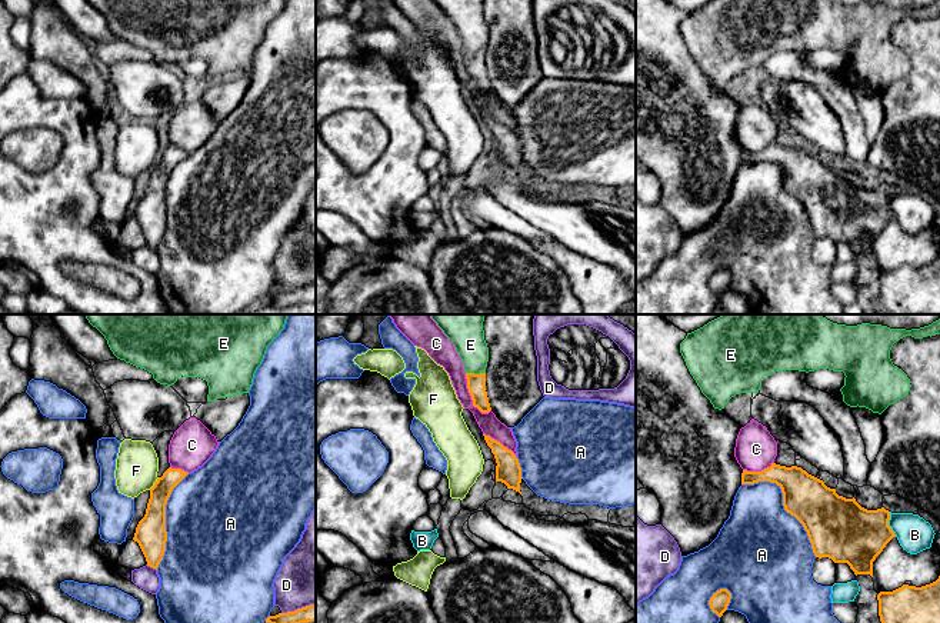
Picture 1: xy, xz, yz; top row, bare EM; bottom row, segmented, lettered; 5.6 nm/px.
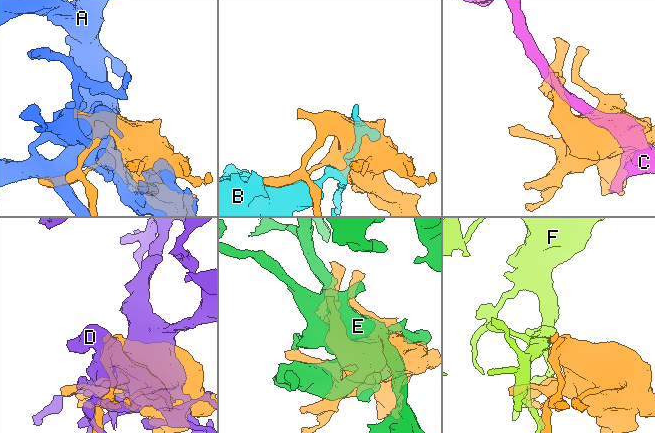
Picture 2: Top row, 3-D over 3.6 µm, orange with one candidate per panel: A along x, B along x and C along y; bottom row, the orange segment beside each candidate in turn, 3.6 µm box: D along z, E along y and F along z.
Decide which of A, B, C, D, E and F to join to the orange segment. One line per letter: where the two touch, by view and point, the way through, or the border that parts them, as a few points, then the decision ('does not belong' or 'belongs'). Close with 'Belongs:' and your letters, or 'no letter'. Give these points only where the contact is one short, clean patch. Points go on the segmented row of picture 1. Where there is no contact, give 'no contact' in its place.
A: contact yz (783, 505); does not belong
B: contact yz (887, 525); does not belong
C: contact xz (470, 395); does not belong
D: contact xy (152, 566); does not belong
E: contact xz (476, 375); way xz (476, 383), (476, 375), (474, 353), (466, 332); belongs
F: contact xy (154, 483); does not belong
Belongs: E

